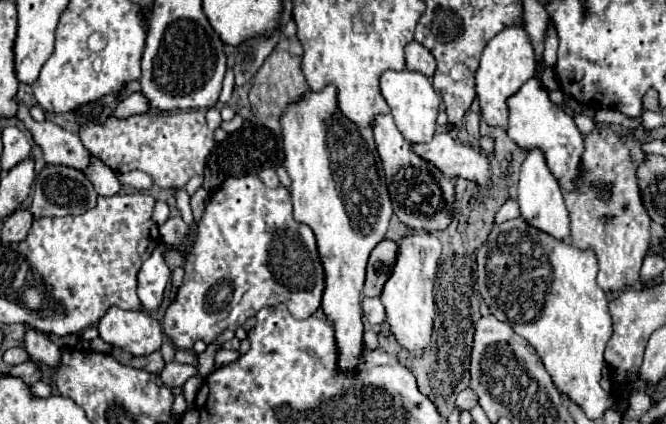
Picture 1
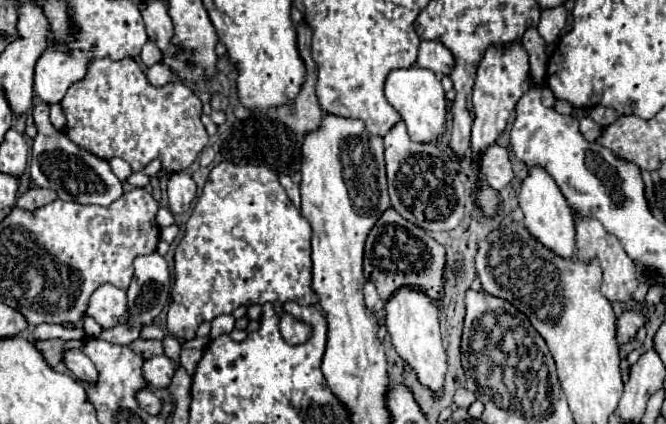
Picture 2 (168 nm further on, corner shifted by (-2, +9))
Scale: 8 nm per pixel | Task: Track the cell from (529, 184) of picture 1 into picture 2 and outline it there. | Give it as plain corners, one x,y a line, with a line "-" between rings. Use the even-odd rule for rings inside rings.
533,166
529,168
527,178
521,184
521,192
519,192
519,206
525,214
525,226
527,230
549,250
553,250
555,254
563,256
563,258
571,258
575,252
575,230
573,230
573,210
567,204
565,196
561,194
559,186
555,184
555,180
541,168
541,166

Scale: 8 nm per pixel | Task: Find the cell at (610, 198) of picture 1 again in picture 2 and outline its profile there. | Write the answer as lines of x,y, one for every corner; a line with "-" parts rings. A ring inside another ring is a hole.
575,218
575,242
577,242
577,258
587,262
591,260
593,256
599,260
601,268
603,268
603,284
601,284
601,292
607,300
615,302
627,302
633,292
637,290
637,284
639,284
639,266
627,256
627,252
623,250
621,246
621,240
613,234
609,234
601,222
597,220
591,220
591,218

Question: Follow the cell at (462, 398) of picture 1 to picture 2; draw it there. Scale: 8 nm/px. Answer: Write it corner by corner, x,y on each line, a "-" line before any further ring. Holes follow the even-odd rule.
459,388
459,390
455,392
455,404
457,404
459,408
469,408
473,402
475,402
475,394
469,392
467,388

